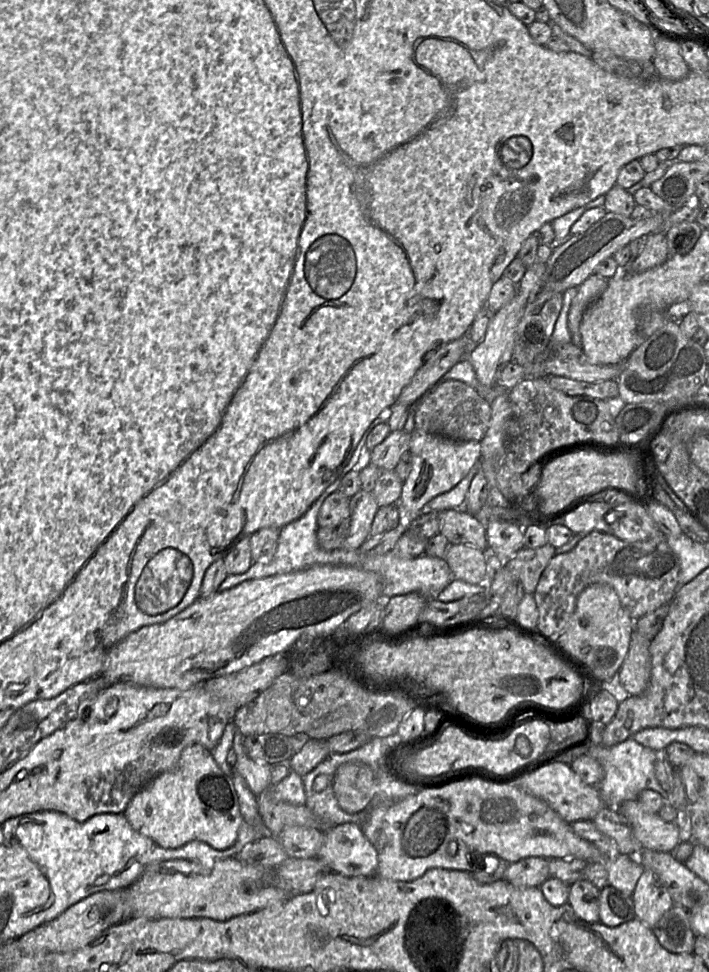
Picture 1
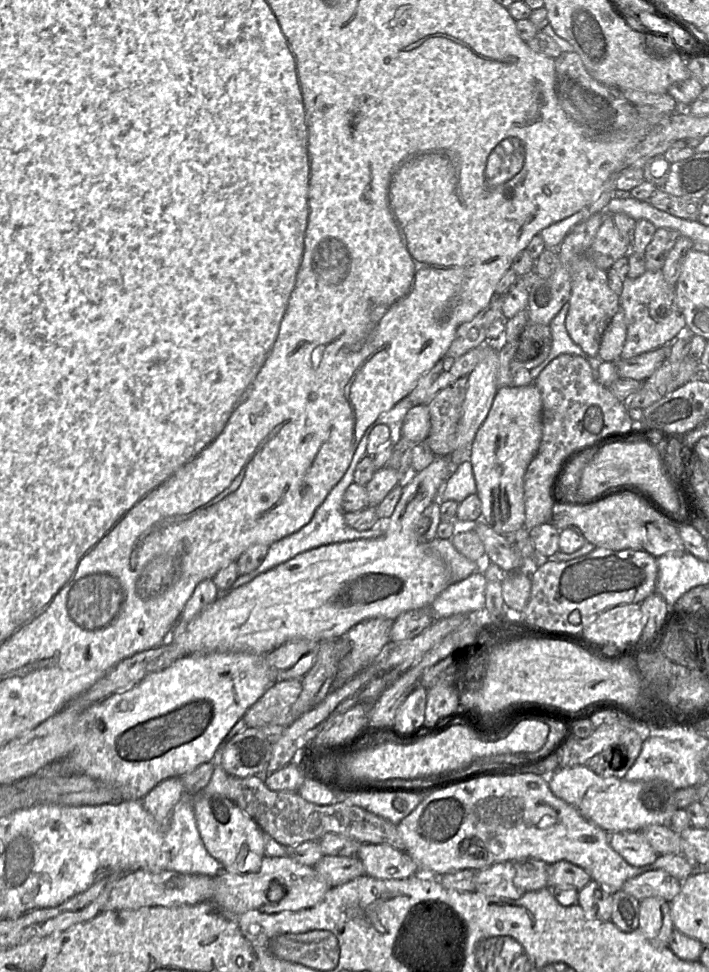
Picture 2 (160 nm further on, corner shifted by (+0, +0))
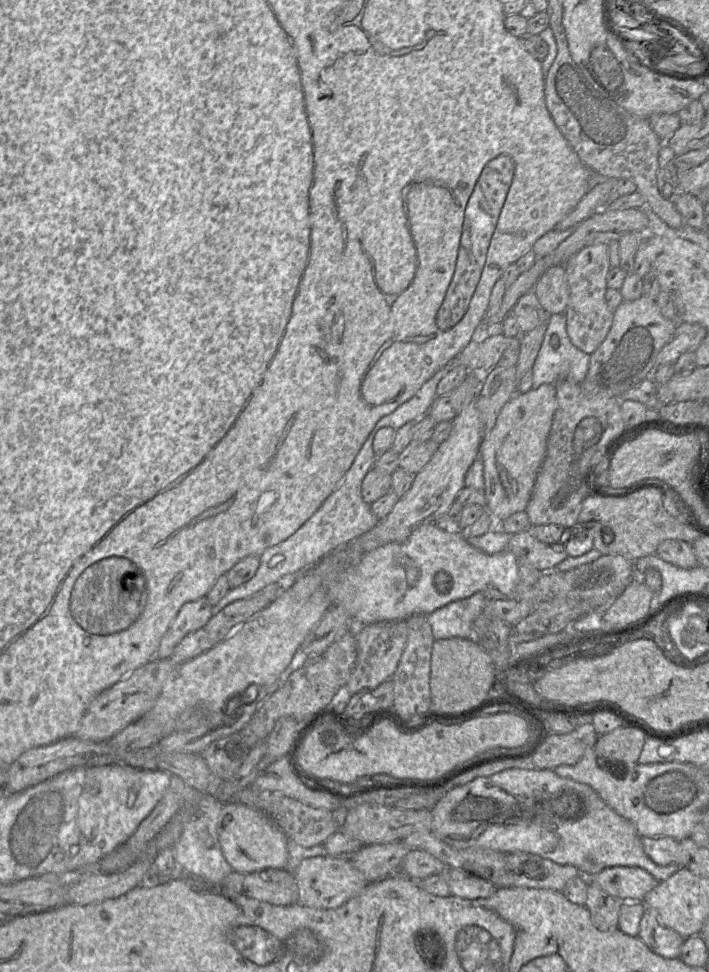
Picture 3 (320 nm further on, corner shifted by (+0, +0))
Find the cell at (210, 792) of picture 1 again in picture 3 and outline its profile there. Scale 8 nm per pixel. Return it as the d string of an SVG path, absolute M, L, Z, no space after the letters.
M224 803L218 839L225 859L235 872L258 873L266 869L284 869L287 865L287 836L263 812L242 803Z

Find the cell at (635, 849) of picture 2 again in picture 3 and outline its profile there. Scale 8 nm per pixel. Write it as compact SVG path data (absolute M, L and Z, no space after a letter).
M642 837L642 846L646 855L658 865L676 865L686 867L689 853L680 841L670 837Z

